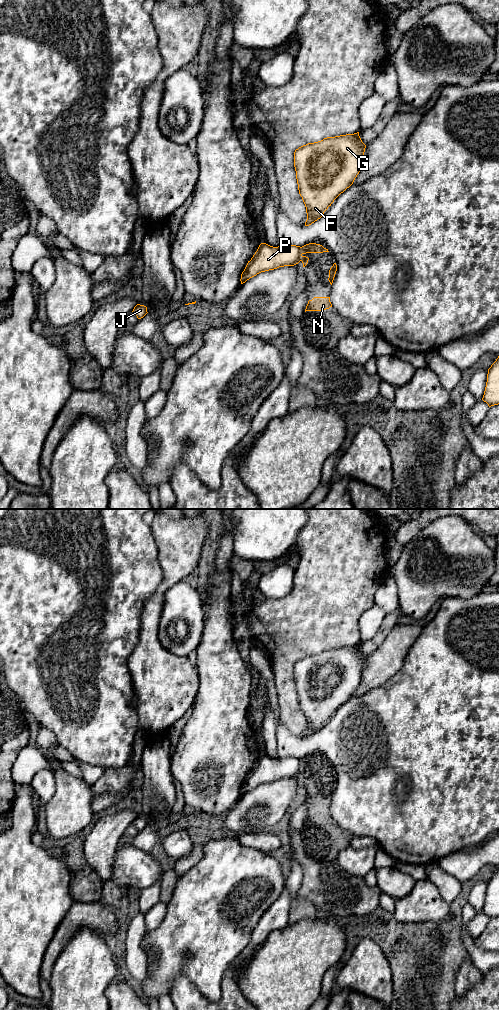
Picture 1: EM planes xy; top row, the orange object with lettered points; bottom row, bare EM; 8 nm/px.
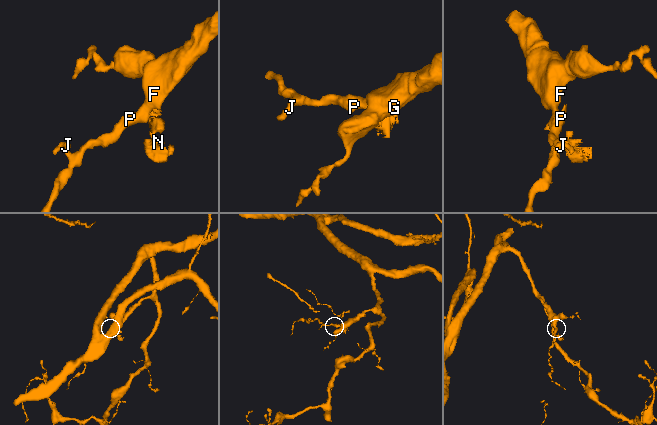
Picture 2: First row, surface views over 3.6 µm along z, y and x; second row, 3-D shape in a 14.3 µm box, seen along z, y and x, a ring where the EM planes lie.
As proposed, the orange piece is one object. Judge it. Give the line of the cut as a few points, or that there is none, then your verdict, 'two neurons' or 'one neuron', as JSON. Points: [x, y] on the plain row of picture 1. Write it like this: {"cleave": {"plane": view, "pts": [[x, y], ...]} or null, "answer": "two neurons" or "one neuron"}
{"cleave": {"plane": "xy", "pts": [[301, 759], [302, 765]]}, "answer": "two neurons"}

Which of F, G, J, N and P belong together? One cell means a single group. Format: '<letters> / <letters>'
F G J P / N

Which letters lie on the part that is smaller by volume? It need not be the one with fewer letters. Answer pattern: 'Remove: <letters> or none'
Remove: N

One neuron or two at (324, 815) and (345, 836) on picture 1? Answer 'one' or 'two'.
one

